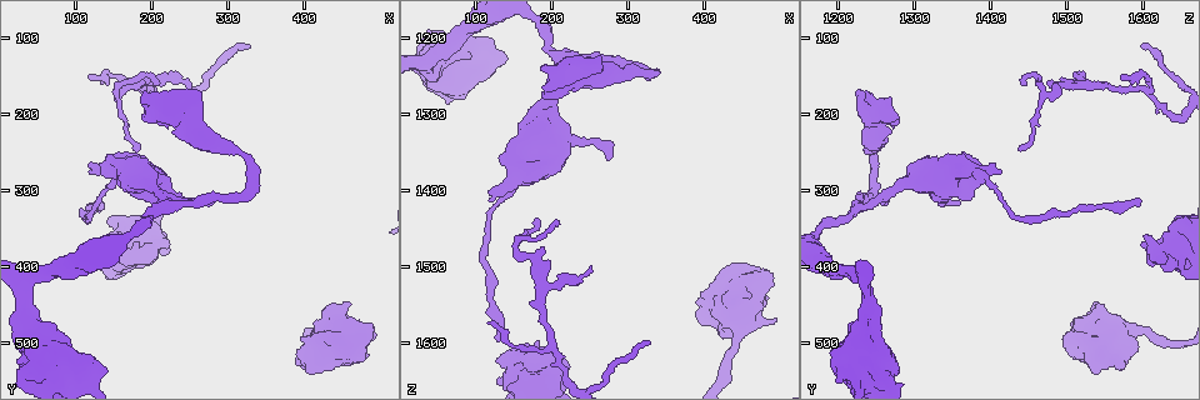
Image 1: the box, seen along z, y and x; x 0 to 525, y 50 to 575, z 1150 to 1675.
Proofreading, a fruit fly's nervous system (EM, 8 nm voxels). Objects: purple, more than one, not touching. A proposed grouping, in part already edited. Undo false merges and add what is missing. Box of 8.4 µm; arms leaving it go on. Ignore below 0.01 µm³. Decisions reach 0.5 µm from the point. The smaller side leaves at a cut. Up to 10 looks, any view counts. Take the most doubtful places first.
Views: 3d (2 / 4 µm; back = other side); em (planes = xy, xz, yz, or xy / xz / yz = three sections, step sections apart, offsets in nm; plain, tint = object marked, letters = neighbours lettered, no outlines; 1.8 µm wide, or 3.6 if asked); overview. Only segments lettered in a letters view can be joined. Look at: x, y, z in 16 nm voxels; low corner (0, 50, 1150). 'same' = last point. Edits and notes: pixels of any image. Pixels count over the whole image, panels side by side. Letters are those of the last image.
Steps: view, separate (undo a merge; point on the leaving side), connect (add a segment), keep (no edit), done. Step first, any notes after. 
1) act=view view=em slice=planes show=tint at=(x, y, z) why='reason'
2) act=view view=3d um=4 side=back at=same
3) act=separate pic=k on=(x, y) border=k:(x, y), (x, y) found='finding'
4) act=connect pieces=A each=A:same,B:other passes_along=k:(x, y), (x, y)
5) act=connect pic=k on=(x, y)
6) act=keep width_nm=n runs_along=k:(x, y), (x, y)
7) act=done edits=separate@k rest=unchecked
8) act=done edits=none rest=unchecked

act=view view=em slice=planes show=letters at=(170, 365, 1600) why='an open end'

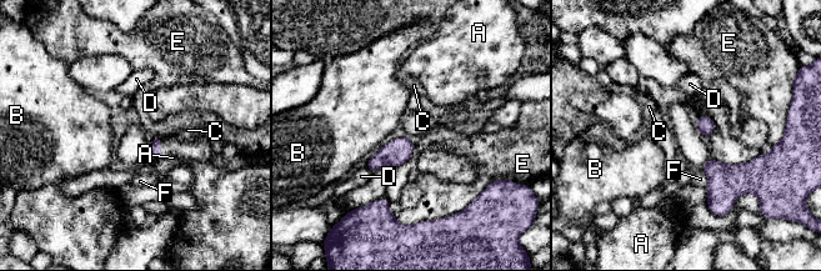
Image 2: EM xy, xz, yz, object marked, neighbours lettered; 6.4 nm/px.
act=keep each=A:other,B:other,C:other,D:other,E:other,F:other border=2:(160, 136), (155, 137) found='none of them fits'

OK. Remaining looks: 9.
act=view view=3d um=2 at=(210, 320, 1230) why='branch point'

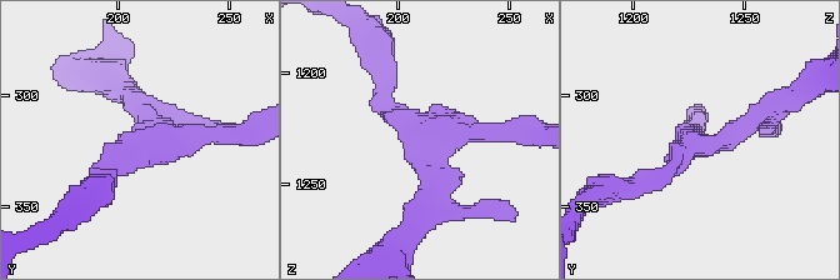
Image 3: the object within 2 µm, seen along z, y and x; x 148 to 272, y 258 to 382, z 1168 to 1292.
act=view view=em slice=planes show=tint at=(211, 322, 1231)

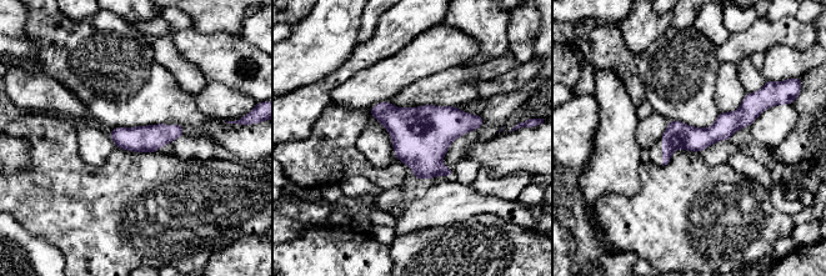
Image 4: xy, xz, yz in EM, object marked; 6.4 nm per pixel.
act=view view=em slice=planes show=letters at=same why='see the neighbours'

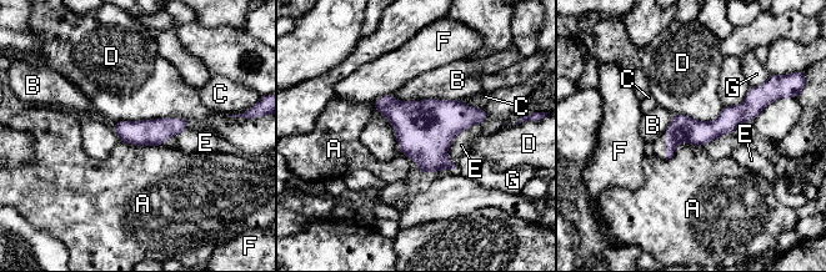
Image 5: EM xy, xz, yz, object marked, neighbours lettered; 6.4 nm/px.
act=keep each=A:other,B:other,C:other,D:other,E:other,F:other,G:other runs_along=5:(760, 94), (725, 124), (682, 132), (669, 154) found='all the same neuron'

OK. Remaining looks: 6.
act=view view=em slice=planes show=letters at=(490, 490, 1570) why='branch stops here'

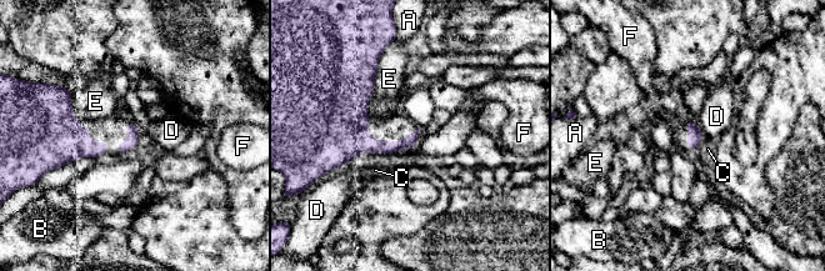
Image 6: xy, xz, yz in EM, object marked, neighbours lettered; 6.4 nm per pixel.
act=keep each=A:other,B:other,C:other,D:other,E:other,F:other border=6:(695, 123), (704, 136) found='none of them fits'

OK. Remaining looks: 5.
act=view view=3d um=2 at=(155, 175, 1480) why='abrupt turn'

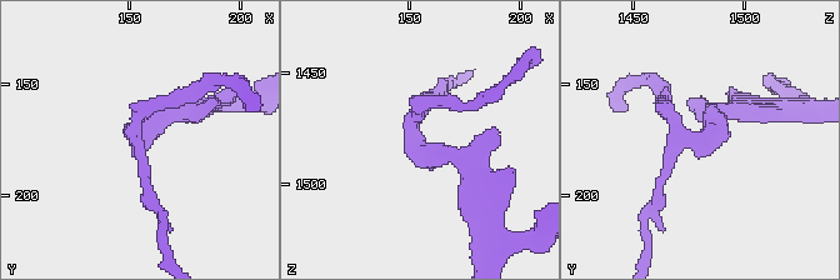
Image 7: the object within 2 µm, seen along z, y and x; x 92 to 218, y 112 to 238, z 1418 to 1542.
act=view view=em slice=planes show=letters at=(155, 174, 1481)

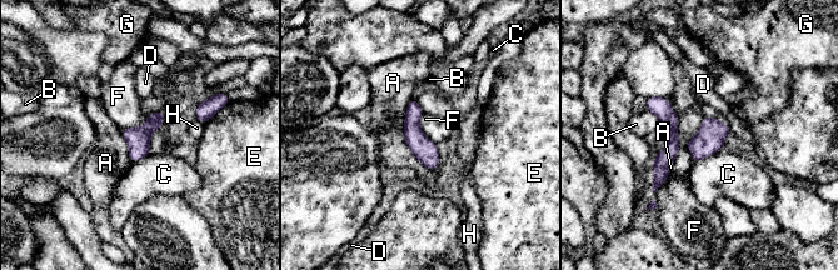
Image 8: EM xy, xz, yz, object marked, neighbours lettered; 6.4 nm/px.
act=keep width_nm=150 longest_contact=A:420nm each=A:other,B:other,C:other,D:other,E:other,F:other,G:other,H:other found='one neuron here'

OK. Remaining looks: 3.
act=done edits=none rest=unchecked

